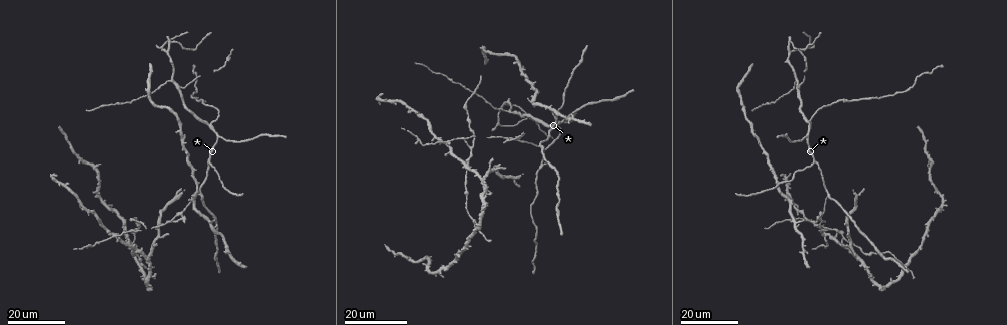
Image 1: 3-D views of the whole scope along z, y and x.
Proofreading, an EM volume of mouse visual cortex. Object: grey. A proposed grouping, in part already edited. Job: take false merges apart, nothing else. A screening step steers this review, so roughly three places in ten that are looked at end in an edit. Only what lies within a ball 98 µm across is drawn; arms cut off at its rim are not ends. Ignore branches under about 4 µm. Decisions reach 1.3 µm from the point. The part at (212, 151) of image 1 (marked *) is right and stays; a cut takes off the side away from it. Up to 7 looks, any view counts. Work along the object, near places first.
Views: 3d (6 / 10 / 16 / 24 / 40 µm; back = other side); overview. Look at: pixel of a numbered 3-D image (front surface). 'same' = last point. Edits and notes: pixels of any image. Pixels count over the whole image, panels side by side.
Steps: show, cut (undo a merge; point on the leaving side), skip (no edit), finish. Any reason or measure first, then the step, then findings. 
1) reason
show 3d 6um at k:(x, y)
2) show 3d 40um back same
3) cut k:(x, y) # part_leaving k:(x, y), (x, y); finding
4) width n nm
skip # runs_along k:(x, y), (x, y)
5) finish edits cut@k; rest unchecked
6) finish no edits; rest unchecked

three arms meet
show 3d 16um at 1:(177, 213)

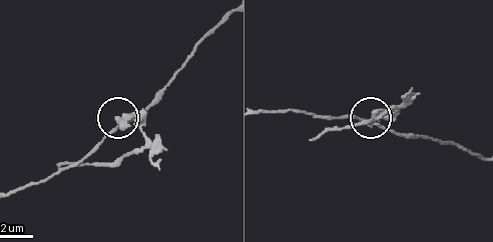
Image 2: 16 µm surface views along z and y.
closer look
show 3d 6um at 2:(121, 122)

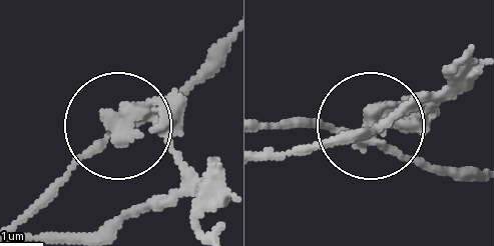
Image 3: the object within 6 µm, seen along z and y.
cut 3:(175, 125) # a second neuron is stuck on

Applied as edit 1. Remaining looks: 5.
three-way junction
show 3d 16um at 1:(134, 229)

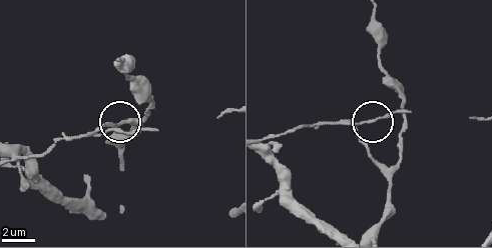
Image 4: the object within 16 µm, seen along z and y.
closer look
show 3d 10um at 4:(362, 124)

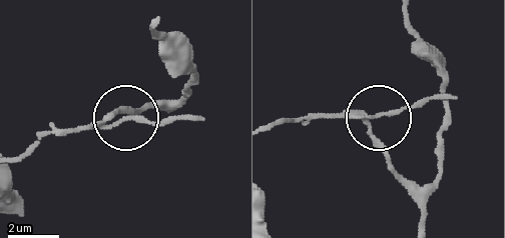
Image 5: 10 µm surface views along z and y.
width 160 nm
cut 5:(123, 106) # part_leaving 5:(361, 117), (423, 225); a second neuron is stuck on

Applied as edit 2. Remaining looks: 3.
see it whole again
show overview

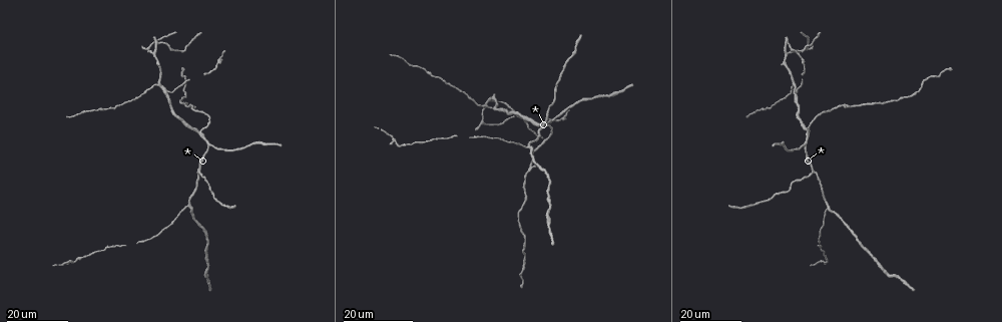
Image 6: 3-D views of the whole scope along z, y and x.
show 3d 24um at 6:(167, 93)

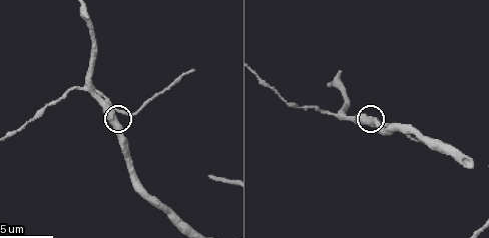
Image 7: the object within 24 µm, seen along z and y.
show 3d 6um at 7:(120, 111)

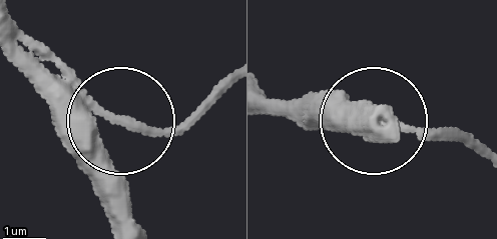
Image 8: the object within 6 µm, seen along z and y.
width 360 nm
skip # continuous, no second neuron

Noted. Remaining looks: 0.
finish edits cut@3, cut@5; rest unchecked

